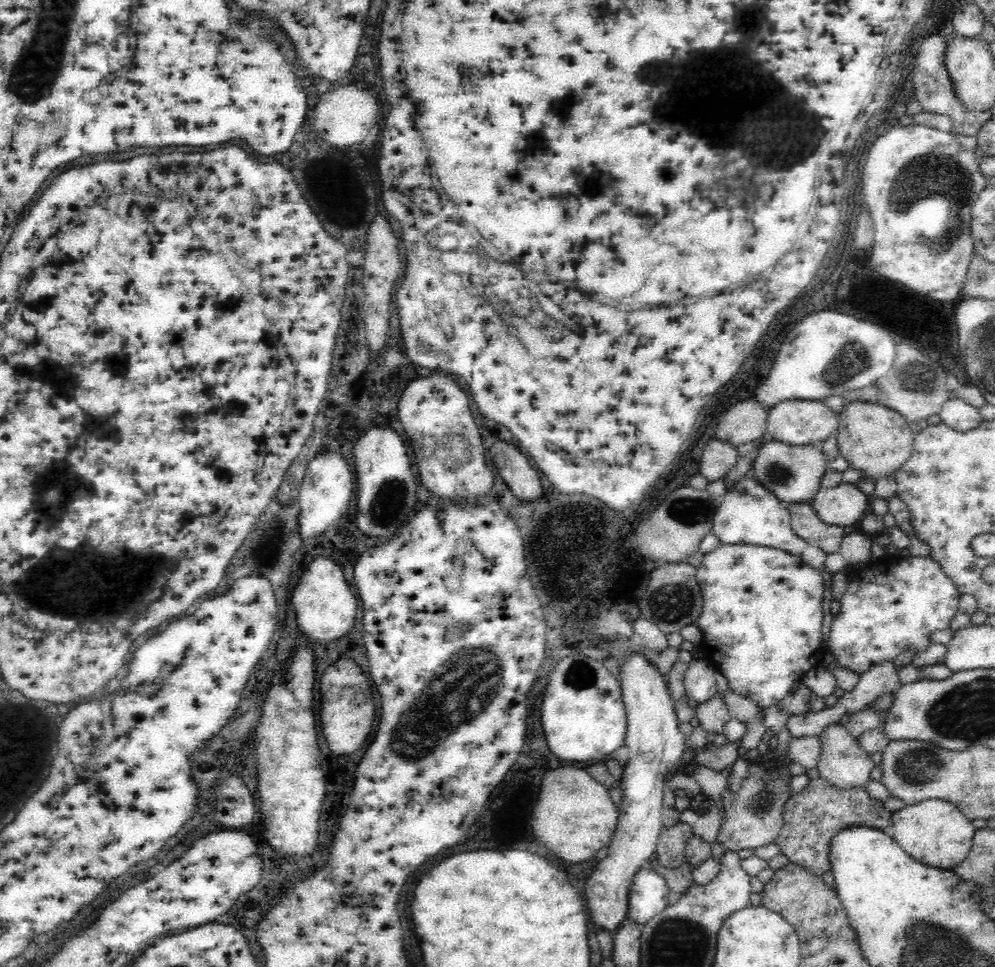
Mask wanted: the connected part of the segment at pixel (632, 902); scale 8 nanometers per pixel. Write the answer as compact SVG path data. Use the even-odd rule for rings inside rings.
M645 865L634 874L630 886L628 920L638 924L649 922L668 905L670 888L666 880Z

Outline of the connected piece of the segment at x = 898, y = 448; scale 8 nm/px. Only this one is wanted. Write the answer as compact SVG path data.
M866 401L845 404L839 412L837 444L849 467L863 474L862 479L878 479L895 474L912 454L915 434L904 417L886 405Z

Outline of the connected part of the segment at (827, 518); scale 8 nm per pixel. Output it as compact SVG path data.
M843 481L816 492L811 506L822 522L852 529L853 524L869 513L869 500L856 484Z

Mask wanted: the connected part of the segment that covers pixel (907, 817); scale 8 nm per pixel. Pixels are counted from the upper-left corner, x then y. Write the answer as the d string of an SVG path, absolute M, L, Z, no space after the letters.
M928 799L918 804L906 805L900 810L893 811L892 829L890 836L912 858L932 866L946 869L958 866L968 856L973 845L973 836L976 828L964 813L946 800Z

